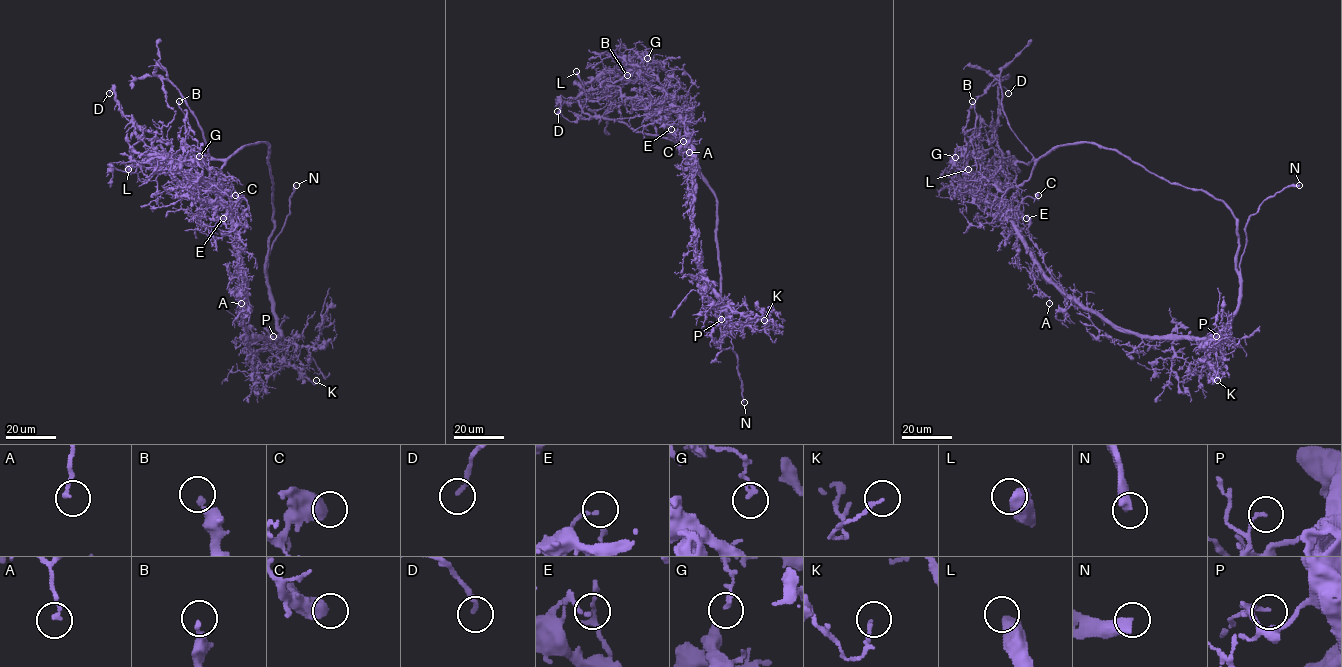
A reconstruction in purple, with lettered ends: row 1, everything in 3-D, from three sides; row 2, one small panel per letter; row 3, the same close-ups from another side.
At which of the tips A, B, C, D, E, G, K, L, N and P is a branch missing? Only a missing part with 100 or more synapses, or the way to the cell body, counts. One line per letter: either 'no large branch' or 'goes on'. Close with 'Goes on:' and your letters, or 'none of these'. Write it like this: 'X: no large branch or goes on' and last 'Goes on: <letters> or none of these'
A: no large branch
B: no large branch
C: no large branch
D: no large branch
E: no large branch
G: no large branch
K: no large branch
L: no large branch
N: goes on
P: no large branch
Goes on: N

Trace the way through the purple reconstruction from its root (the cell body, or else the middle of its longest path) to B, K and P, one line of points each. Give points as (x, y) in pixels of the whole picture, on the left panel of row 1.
B: (269, 157), (265, 142), (242, 146), (221, 170), (227, 191), (197, 178), (179, 101)
K: (269, 157), (274, 229), (265, 275), (272, 312), (280, 335), (267, 348), (314, 384), (316, 380)
P: (269, 157), (274, 229), (265, 275), (275, 327), (280, 333), (272, 340), (273, 336)

